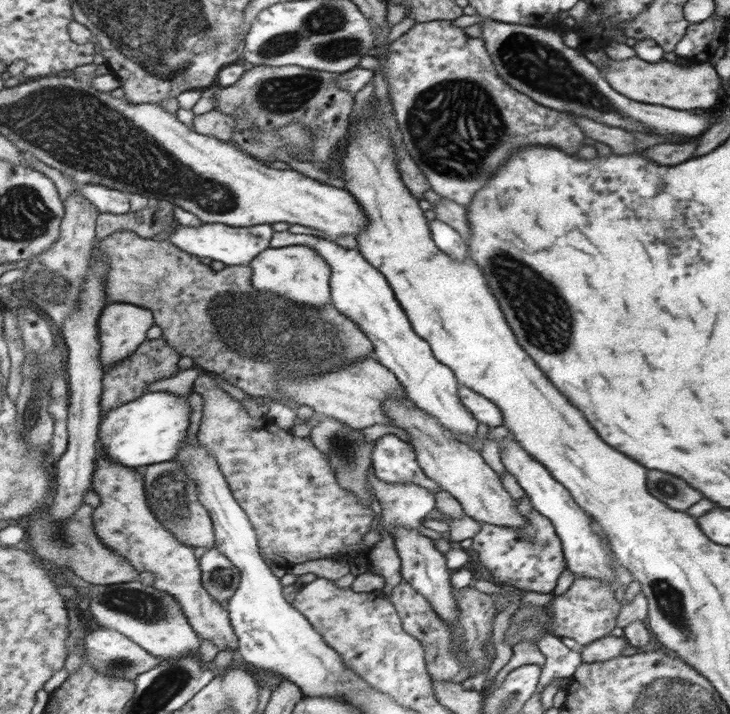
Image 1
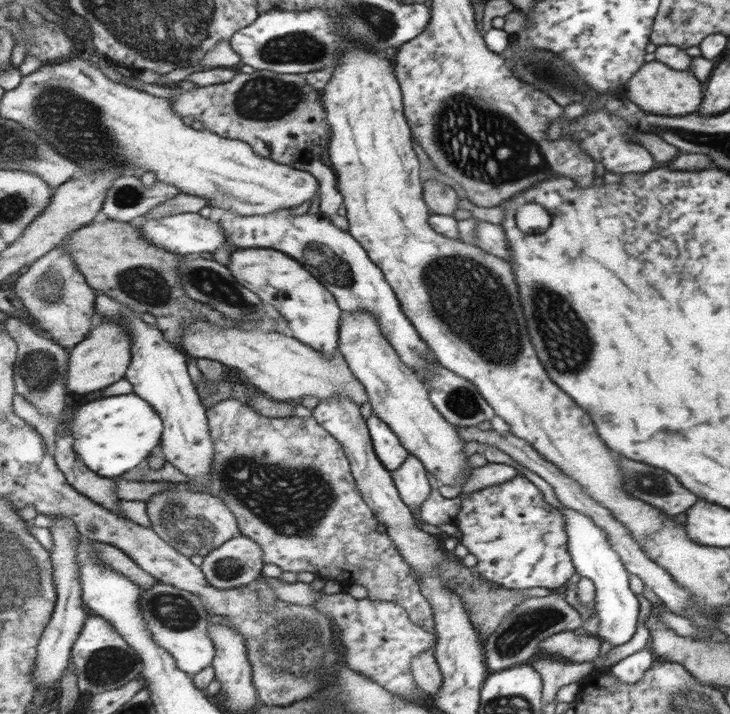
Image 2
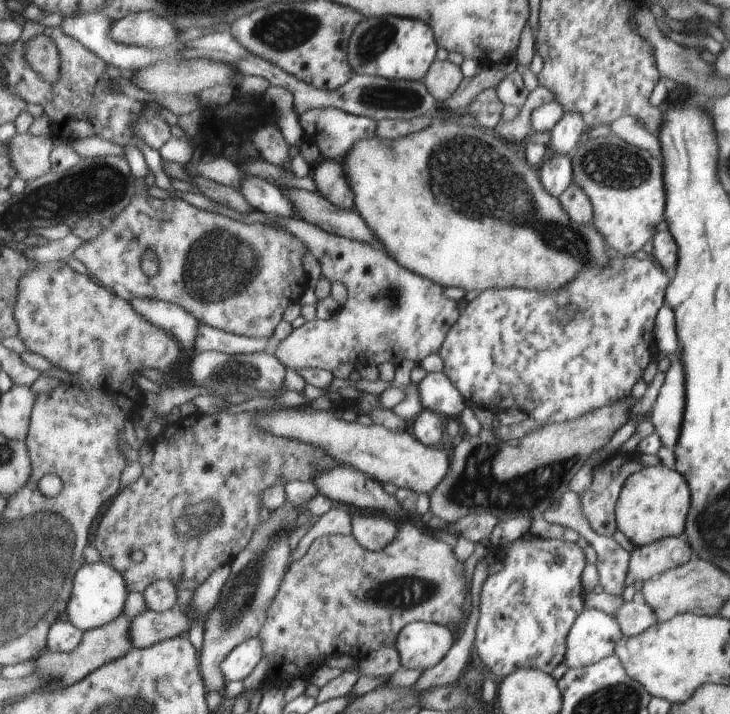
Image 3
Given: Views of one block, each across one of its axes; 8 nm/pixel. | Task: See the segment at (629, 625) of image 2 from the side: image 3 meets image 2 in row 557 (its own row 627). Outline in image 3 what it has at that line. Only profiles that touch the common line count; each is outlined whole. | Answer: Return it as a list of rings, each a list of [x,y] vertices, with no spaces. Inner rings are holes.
[[[597,609],[584,610],[568,633],[564,664],[569,669],[596,664],[615,654],[616,644],[622,637],[618,620],[613,615]]]

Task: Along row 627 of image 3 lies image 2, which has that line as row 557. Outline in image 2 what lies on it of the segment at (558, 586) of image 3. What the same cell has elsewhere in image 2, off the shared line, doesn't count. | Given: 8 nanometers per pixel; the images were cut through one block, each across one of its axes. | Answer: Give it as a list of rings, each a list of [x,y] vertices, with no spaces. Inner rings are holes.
[[[519,474],[515,478],[512,478],[501,485],[488,486],[480,490],[475,490],[472,493],[468,493],[468,495],[464,495],[460,511],[456,514],[454,519],[454,524],[456,524],[460,529],[460,532],[462,532],[462,539],[459,539],[457,542],[466,546],[469,553],[473,554],[478,559],[478,572],[480,575],[488,579],[490,583],[497,583],[501,587],[514,590],[526,588],[546,588],[552,590],[562,587],[562,584],[566,584],[566,582],[568,582],[568,580],[576,574],[574,559],[570,553],[570,547],[568,546],[570,535],[567,533],[567,520],[560,511],[557,511],[556,508],[552,508],[552,506],[548,506],[548,504],[544,502],[544,498],[542,498],[540,490],[522,474]]]

